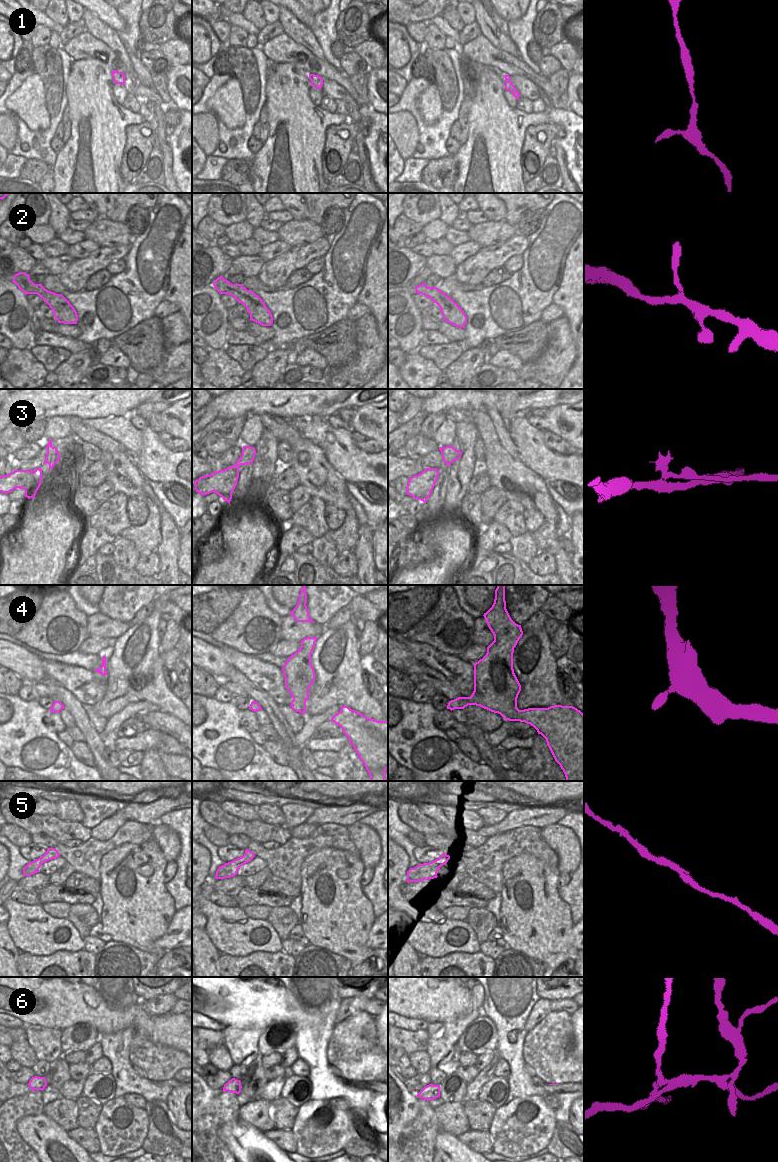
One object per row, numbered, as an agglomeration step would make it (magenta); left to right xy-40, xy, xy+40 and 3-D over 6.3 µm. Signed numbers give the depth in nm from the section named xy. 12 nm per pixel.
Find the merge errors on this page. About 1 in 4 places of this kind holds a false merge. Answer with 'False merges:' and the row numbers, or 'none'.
False merges: 3, 6

